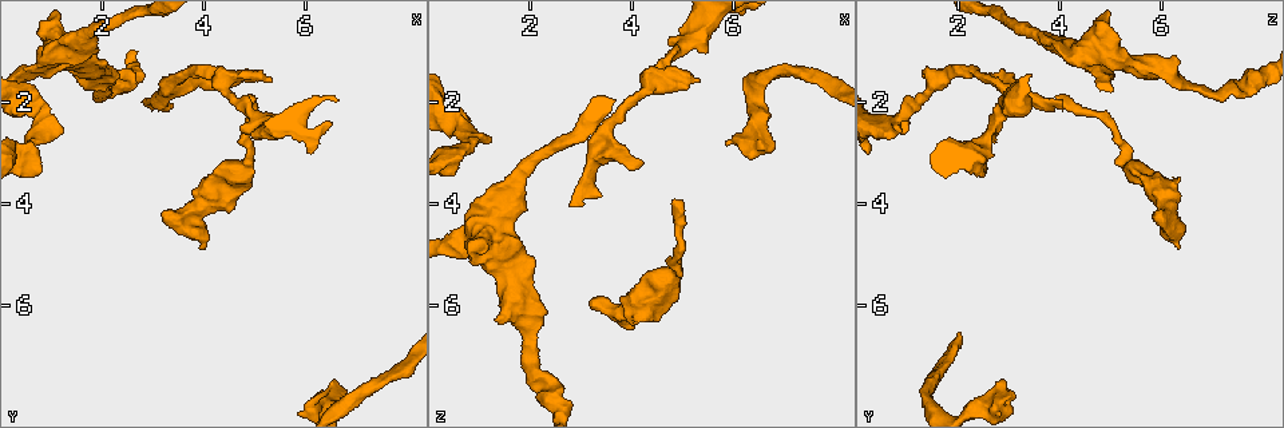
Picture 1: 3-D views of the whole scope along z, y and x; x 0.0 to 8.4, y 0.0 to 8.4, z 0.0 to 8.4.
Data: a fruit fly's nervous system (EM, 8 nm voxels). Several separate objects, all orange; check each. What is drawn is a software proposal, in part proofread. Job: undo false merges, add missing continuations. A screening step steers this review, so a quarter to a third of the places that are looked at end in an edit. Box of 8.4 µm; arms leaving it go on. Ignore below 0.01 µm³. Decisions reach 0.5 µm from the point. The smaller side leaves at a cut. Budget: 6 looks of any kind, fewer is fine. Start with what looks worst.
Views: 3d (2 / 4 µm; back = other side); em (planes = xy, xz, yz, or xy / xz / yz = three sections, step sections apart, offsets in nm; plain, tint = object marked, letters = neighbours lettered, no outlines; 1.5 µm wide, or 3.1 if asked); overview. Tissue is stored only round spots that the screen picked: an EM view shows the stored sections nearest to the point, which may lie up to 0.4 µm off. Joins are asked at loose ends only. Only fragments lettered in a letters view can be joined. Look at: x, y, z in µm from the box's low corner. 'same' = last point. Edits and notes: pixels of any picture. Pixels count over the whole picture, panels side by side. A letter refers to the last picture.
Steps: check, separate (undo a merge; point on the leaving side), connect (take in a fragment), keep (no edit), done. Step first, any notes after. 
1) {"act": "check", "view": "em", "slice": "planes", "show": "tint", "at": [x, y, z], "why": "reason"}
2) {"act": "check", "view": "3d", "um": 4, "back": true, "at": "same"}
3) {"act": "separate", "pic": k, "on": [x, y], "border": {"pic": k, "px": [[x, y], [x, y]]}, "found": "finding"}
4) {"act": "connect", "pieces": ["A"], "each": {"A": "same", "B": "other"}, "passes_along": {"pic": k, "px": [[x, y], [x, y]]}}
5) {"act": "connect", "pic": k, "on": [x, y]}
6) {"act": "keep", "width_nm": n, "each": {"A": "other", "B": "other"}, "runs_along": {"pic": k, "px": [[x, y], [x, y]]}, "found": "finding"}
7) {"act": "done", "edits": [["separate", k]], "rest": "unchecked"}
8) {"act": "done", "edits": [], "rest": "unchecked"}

{"act": "check", "view": "3d", "um": 2, "at": [6.15, 7.75, 2.95]}

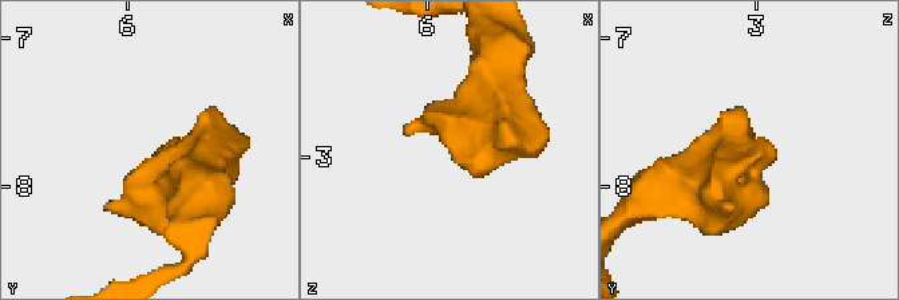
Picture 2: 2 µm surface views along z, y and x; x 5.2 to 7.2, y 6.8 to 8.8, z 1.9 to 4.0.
{"act": "check", "view": "em", "slice": "planes", "show": "letters", "at": [6.16, 7.80, 3.00], "why": "need the tissue"}

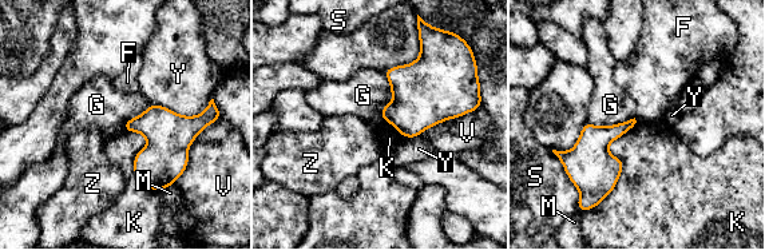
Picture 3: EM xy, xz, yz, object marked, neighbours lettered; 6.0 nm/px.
{"act": "keep", "each": {"F": "other", "G": "other", "K": "other", "M": "other", "S": "other", "V": "other", "Y": "other", "Z": "other"}, "border": {"pic": 3, "px": [[383, 71], [392, 100], [380, 118]]}, "found": "no lettered fragment goes on from it"}

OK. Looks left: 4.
{"act": "check", "view": "em", "slice": "planes", "show": "plain", "at": [0.80, 2.20, 2.85], "why": "sharp bend"}

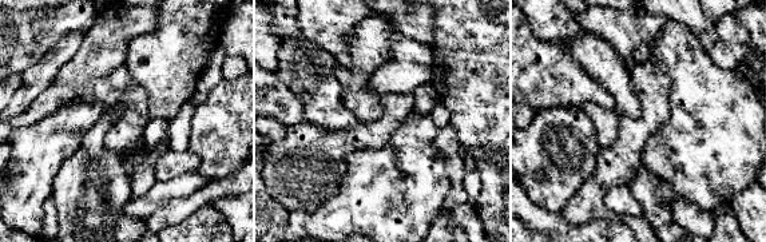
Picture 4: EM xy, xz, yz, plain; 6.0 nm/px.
{"act": "check", "view": "em", "slice": "planes", "show": "letters", "at": "same"}

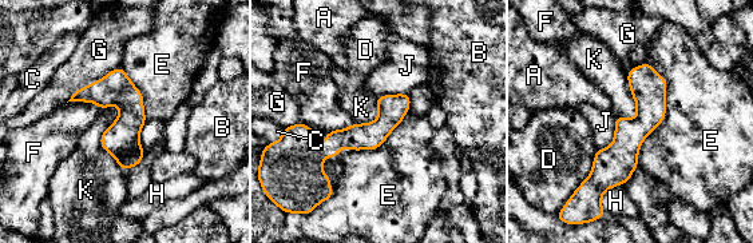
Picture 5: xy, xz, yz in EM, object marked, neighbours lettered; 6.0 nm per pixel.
{"act": "keep", "each": {"A": "other", "B": "other", "C": "other", "D": "other", "E": "other", "F": "other", "G": "other", "H": "other", "J": "other", "K": "other"}, "border": {"pic": 5, "px": [[113, 103], [100, 146], [123, 172]]}, "found": "all the same cell"}

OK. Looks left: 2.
{"act": "check", "view": "em", "slice": "planes", "show": "tint", "at": [2.25, 1.55, 6.35], "why": "thick end"}

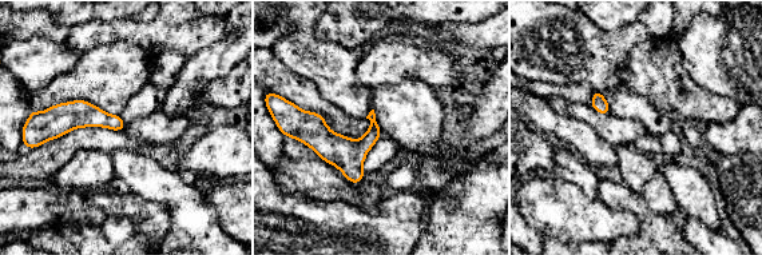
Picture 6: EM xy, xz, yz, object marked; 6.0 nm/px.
{"act": "check", "view": "em", "slice": "planes", "show": "letters", "at": "same"}

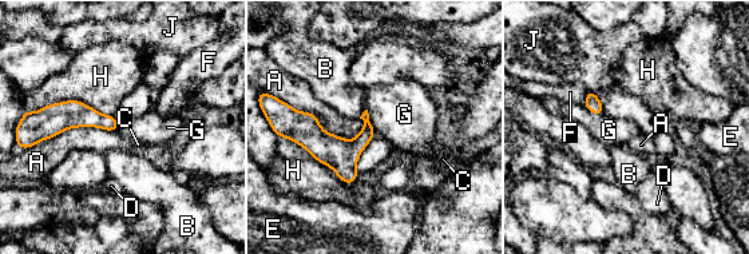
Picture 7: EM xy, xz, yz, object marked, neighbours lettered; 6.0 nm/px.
{"act": "keep", "longest_contact_nm": ["H", 550], "each": {"A": "other", "B": "other", "C": "other", "D": "other", "E": "other", "F": "other", "G": "other", "H": "other", "J": "other"}, "border": {"pic": 7, "px": [[26, 107], [80, 100], [113, 115]]}, "found": "no lettered fragment goes on from it"}

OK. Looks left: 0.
{"act": "done", "edits": [], "rest": "unchecked"}

